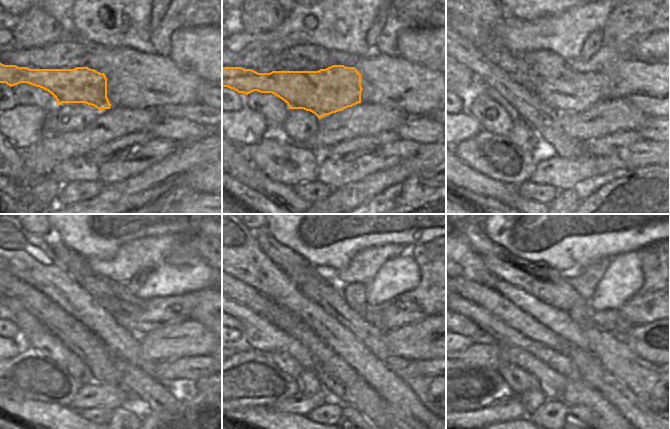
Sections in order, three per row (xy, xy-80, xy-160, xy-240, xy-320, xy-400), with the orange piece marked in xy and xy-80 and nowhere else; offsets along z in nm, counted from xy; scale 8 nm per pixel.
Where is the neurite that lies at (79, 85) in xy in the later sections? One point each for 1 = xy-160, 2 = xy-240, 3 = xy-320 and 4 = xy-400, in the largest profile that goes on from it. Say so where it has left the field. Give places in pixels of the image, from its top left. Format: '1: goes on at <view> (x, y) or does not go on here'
1: goes on at xy-160 (580, 91)
2: goes on at xy-240 (158, 312)
3: goes on at xy-320 (425, 300)
4: goes on at xy-400 (648, 305)

